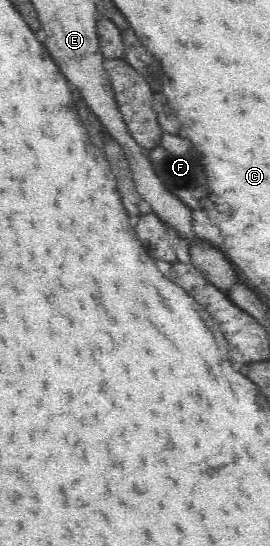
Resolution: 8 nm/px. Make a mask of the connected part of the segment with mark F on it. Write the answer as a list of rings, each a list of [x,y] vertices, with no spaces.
[[[162,133],[159,146],[147,152],[155,171],[171,193],[177,195],[181,201],[194,211],[205,210],[205,212],[209,212],[209,208],[203,206],[203,204],[209,204],[209,200],[207,200],[209,189],[205,184],[207,181],[205,179],[205,170],[201,164],[202,156],[195,152],[195,147],[191,147],[189,140]]]

